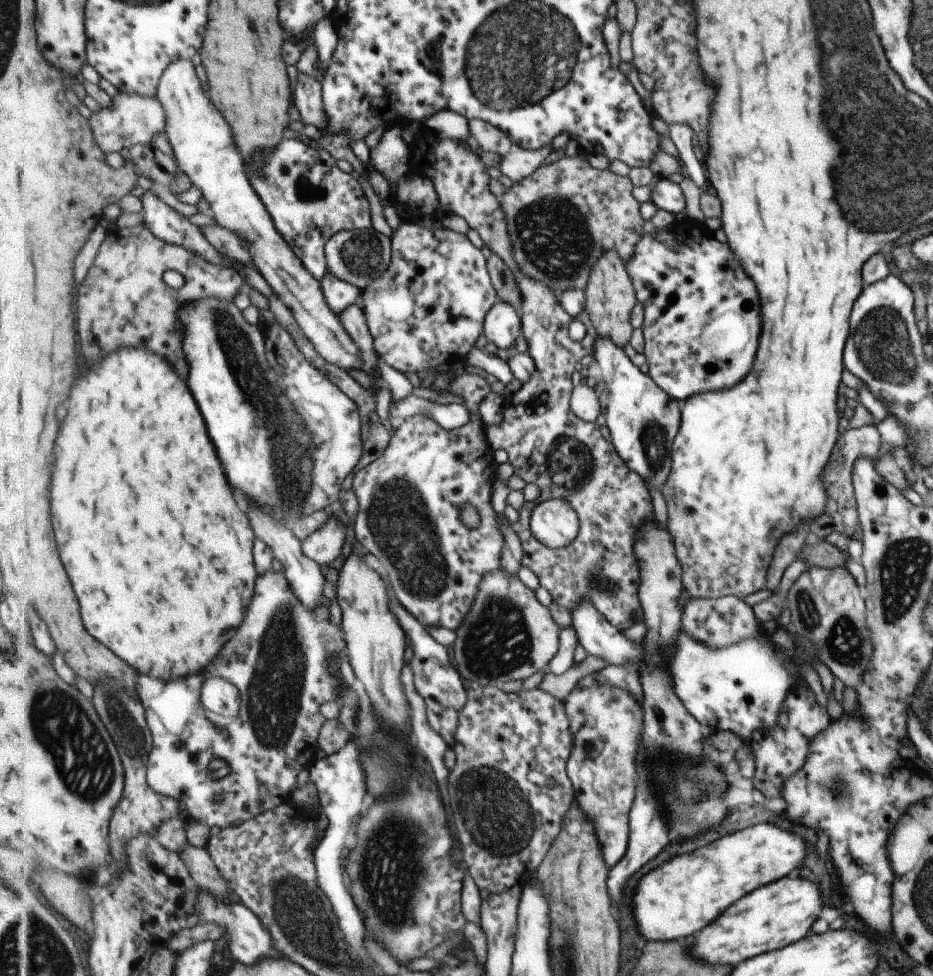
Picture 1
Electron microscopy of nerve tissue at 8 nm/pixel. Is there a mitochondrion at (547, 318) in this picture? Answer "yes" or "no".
no

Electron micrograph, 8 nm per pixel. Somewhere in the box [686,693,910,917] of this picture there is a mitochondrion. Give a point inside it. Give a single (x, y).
(840, 788)

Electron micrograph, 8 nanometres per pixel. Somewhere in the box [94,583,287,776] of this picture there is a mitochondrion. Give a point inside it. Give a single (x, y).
(121, 718)

